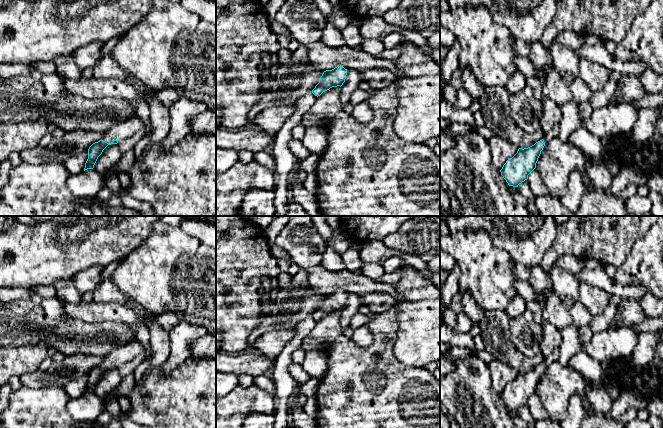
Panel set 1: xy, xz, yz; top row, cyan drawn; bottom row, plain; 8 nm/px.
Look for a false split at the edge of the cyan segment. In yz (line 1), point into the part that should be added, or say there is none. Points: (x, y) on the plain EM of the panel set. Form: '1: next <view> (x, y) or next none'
1: next none

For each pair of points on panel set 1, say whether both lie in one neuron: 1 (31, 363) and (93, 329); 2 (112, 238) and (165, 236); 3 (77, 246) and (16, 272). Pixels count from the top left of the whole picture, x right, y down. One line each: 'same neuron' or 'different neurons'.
1: different neurons
2: different neurons
3: same neuron

